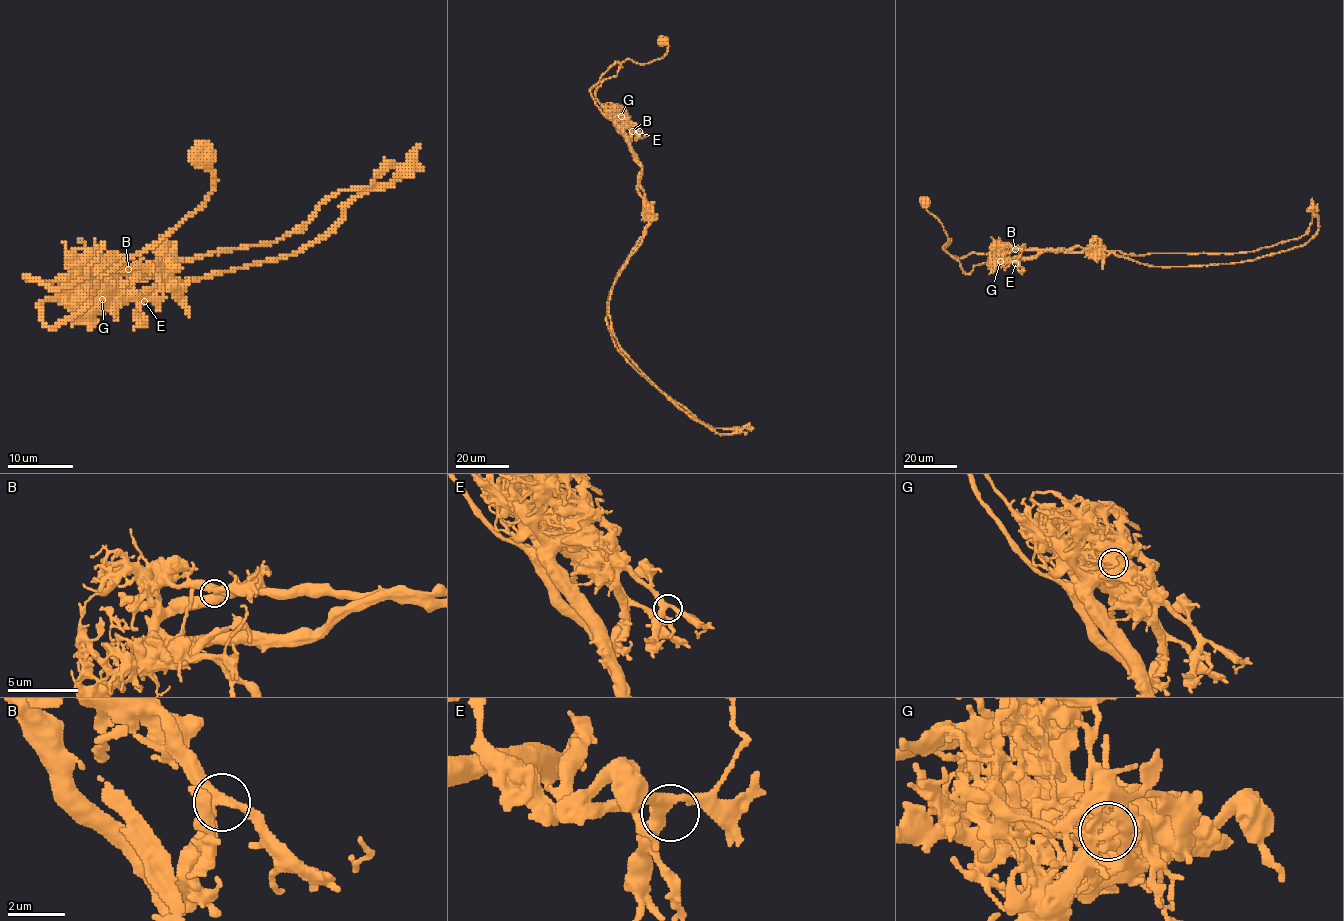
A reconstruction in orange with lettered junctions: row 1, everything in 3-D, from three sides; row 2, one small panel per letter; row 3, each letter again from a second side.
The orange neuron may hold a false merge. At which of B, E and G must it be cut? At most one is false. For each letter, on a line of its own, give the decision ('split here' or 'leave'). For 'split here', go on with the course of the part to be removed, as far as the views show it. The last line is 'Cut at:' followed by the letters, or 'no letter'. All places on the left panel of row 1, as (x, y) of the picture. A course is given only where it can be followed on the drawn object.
B: leave
E: leave
G: split here | (102, 298), (87, 279), (104, 269), (169, 270), (65, 279), (282, 240), (341, 191), (396, 165), (403, 176)
Cut at: G

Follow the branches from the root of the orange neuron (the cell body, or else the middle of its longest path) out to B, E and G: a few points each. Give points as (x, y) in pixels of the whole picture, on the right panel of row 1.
B: (924, 203), (947, 235), (943, 249), (966, 273), (975, 265), (993, 262), (1005, 248), (1015, 249)
E: (924, 203), (947, 235), (948, 242), (943, 249), (959, 262), (966, 273), (975, 265), (986, 262), (1015, 263)
G: (924, 203), (947, 235), (948, 242), (943, 249), (959, 262), (966, 273), (975, 265), (1000, 261)

